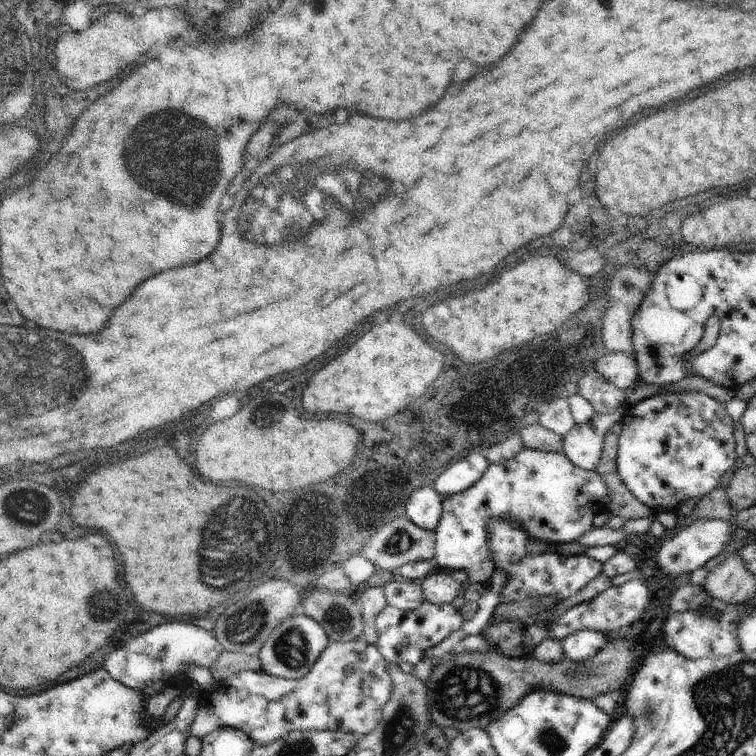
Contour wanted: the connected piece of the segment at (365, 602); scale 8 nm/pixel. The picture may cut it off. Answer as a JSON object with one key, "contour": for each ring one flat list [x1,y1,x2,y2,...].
{"contour":[[361,588,359,610,361,610,363,628,361,628,361,634,355,638,355,642,369,644,369,646,377,644,377,616,385,606,389,604,383,596,383,588,369,588,369,590]]}

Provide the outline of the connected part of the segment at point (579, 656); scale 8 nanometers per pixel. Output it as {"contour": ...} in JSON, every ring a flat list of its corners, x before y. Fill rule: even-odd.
{"contour":[[593,630,573,632,573,634,569,634,561,642,563,660,577,662,577,664,583,662,583,660,589,660,591,656,595,656,597,652,601,652,601,648,605,648,603,634,601,632,593,632]]}

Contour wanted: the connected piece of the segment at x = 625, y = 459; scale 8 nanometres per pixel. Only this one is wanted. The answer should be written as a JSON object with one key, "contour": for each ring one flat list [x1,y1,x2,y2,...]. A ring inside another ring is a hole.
{"contour":[[665,392,655,394,645,400,631,402,627,412,621,418,621,432,619,432,619,446,617,446,617,474,625,488,641,500,651,512,671,512,677,516,679,504,687,500,701,500,711,490,719,488,721,476,733,468,737,458,735,454,735,434,733,434,733,420,727,414,725,404,699,394,699,392]]}

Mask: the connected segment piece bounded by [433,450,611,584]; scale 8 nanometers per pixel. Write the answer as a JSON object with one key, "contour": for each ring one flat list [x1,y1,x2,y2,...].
{"contour":[[521,450,507,462,489,466,471,488,443,498,441,518,433,530,433,564,445,572,467,572,467,582,487,582,491,572,489,524,505,520,515,524,529,540,569,544,587,530,595,514,605,514,611,492,595,470,573,466,563,452]]}

